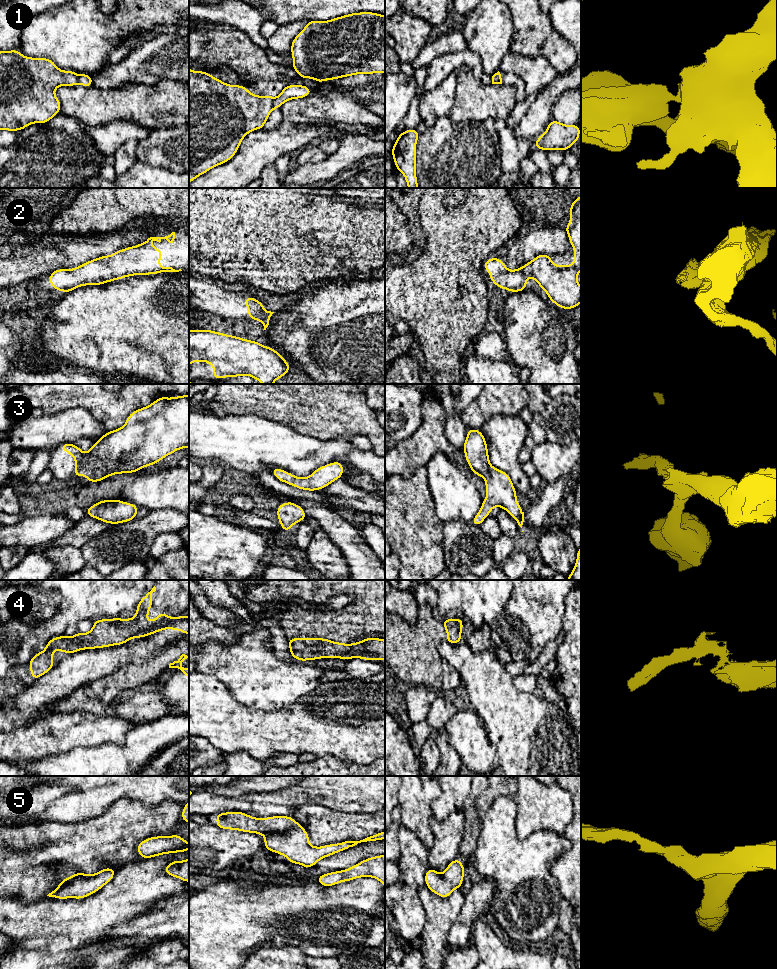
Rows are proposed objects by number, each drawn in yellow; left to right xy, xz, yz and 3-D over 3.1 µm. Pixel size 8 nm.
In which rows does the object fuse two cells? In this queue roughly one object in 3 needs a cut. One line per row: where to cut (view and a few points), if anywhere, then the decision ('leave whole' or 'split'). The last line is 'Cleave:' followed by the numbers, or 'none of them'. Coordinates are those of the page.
1: cut xy (77, 75), (79, 83); split
2: cut yz (522, 268), (523, 281), (516, 288), (509, 290); split
3: cut none; leave whole
4: cut xy (116, 624), (120, 626), (125, 625), (129, 630), (157, 631); split
5: cut none; leave whole
Cleave: 1, 2, 4

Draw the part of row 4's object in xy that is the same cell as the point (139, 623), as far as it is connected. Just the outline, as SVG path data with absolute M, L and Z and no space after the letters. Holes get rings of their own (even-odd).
M154 586L138 603L136 607L136 616L129 618L126 622L129 631L162 631L173 629L175 631L184 631L185 636L189 635L189 616L169 617L165 612L159 612L156 619L147 622L147 615L150 613L150 607L153 605L152 593L156 591Z

